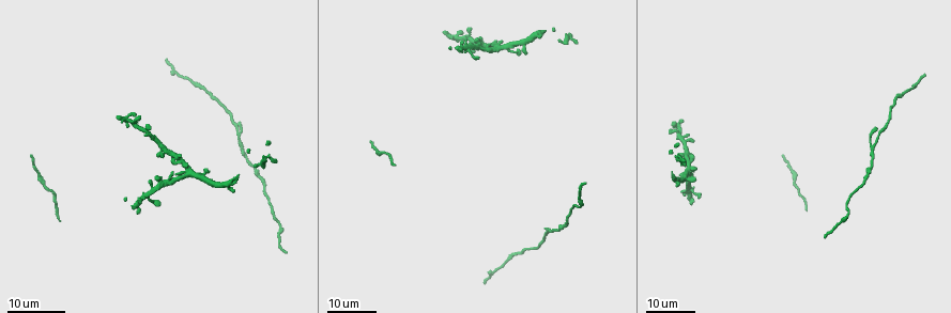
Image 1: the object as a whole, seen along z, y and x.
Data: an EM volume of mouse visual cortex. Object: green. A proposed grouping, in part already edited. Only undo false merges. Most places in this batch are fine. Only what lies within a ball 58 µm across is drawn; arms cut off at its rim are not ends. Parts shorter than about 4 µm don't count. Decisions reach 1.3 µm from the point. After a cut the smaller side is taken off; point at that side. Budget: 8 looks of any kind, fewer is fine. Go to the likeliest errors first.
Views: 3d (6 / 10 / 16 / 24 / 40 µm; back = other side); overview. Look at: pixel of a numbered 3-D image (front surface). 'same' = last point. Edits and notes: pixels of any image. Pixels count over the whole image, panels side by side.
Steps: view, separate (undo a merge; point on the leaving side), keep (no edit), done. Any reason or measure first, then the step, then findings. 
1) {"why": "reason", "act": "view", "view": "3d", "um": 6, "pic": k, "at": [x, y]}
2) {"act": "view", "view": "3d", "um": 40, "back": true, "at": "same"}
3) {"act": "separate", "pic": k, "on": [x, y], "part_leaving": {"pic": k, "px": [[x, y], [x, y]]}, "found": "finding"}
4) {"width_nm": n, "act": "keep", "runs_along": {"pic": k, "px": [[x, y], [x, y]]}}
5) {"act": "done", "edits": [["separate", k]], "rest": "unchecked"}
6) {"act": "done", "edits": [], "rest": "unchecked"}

{"why": "a fork", "act": "view", "view": "3d", "um": 16, "pic": 1, "at": [243, 143]}

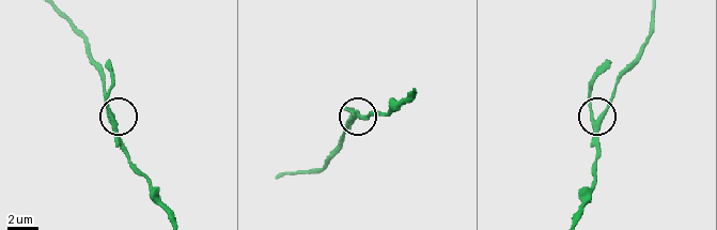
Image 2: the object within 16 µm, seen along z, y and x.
{"act": "view", "view": "3d", "um": 6, "pic": 2, "at": [114, 119]}

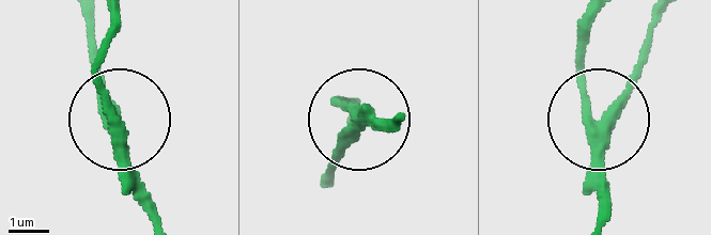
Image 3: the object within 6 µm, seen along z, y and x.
{"side_arm_um": 5, "arms": 3, "act": "separate", "pic": 3, "on": [103, 96], "found": "a second neuron is stuck on"}

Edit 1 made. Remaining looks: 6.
{"act": "view", "view": "overview"}

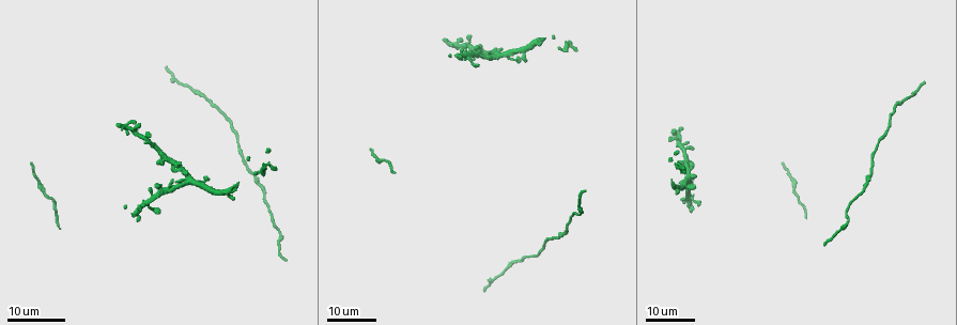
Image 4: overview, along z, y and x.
{"why": "calibre changes", "act": "view", "view": "3d", "um": 16, "pic": 4, "at": [195, 89]}

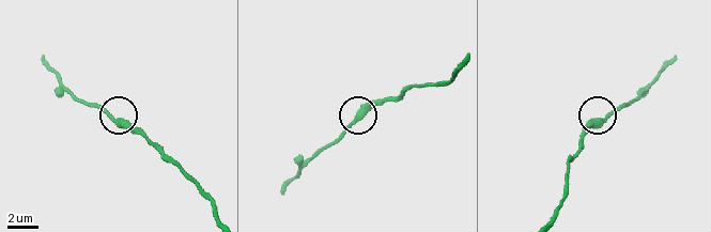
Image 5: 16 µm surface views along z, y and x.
{"act": "view", "view": "3d", "um": 6, "pic": 5, "at": [358, 119]}

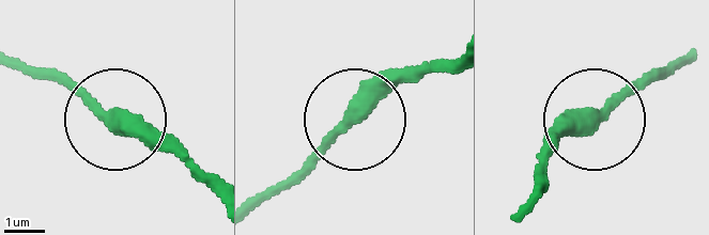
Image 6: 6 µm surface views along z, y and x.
{"width_nm": 340, "act": "keep", "found": "continuous, no second neuron"}

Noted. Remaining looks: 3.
{"why": "calibre changes", "act": "view", "view": "3d", "um": 16, "pic": 4, "at": [872, 175]}

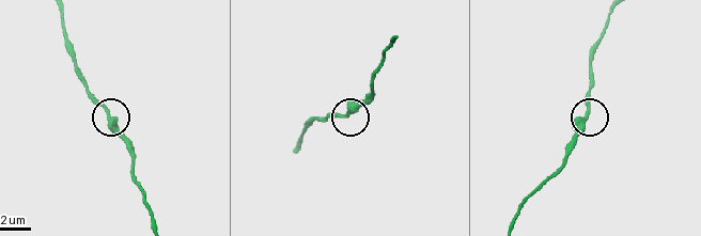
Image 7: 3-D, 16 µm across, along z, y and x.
{"act": "view", "view": "3d", "um": 10, "pic": 7, "at": [347, 116]}

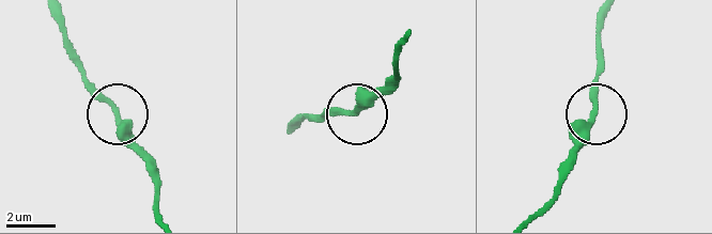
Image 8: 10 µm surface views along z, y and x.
{"act": "keep", "found": "all the same neuron"}

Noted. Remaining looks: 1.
{"act": "done", "edits": [["separate", 3]], "rest": "unchecked"}

